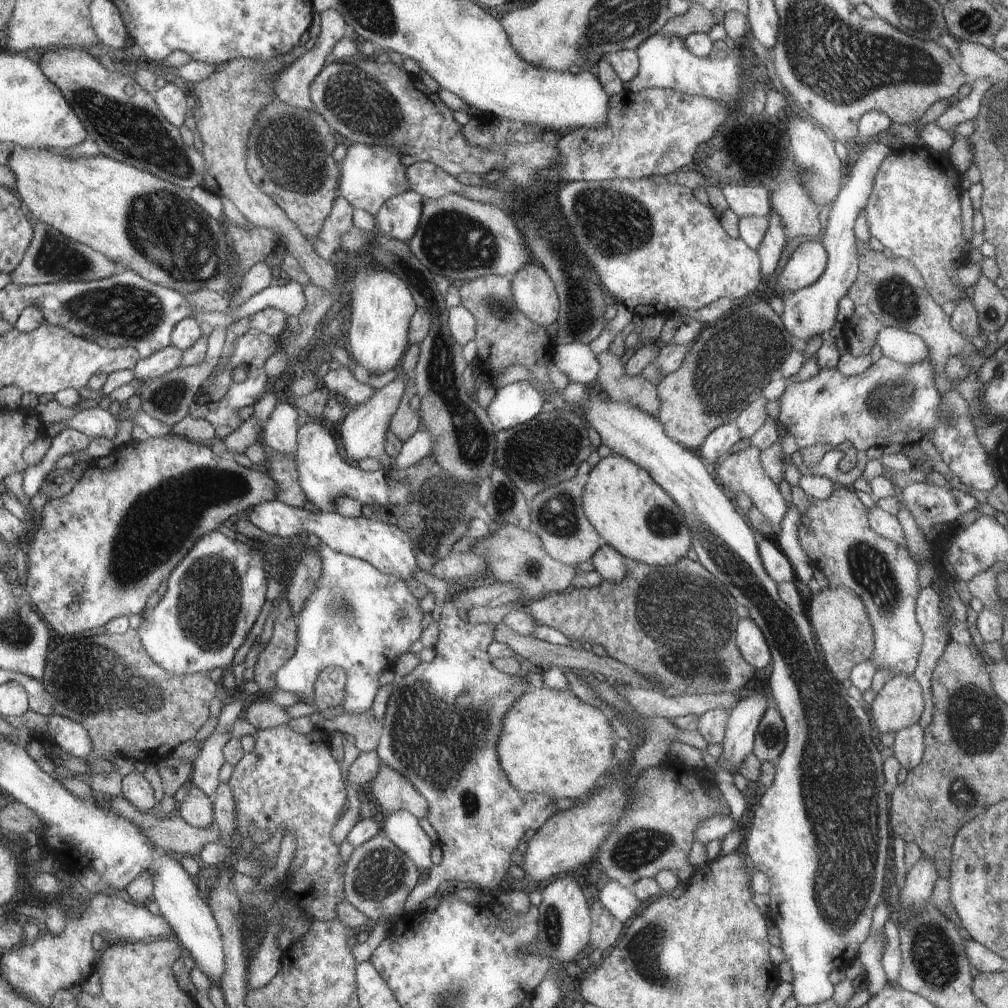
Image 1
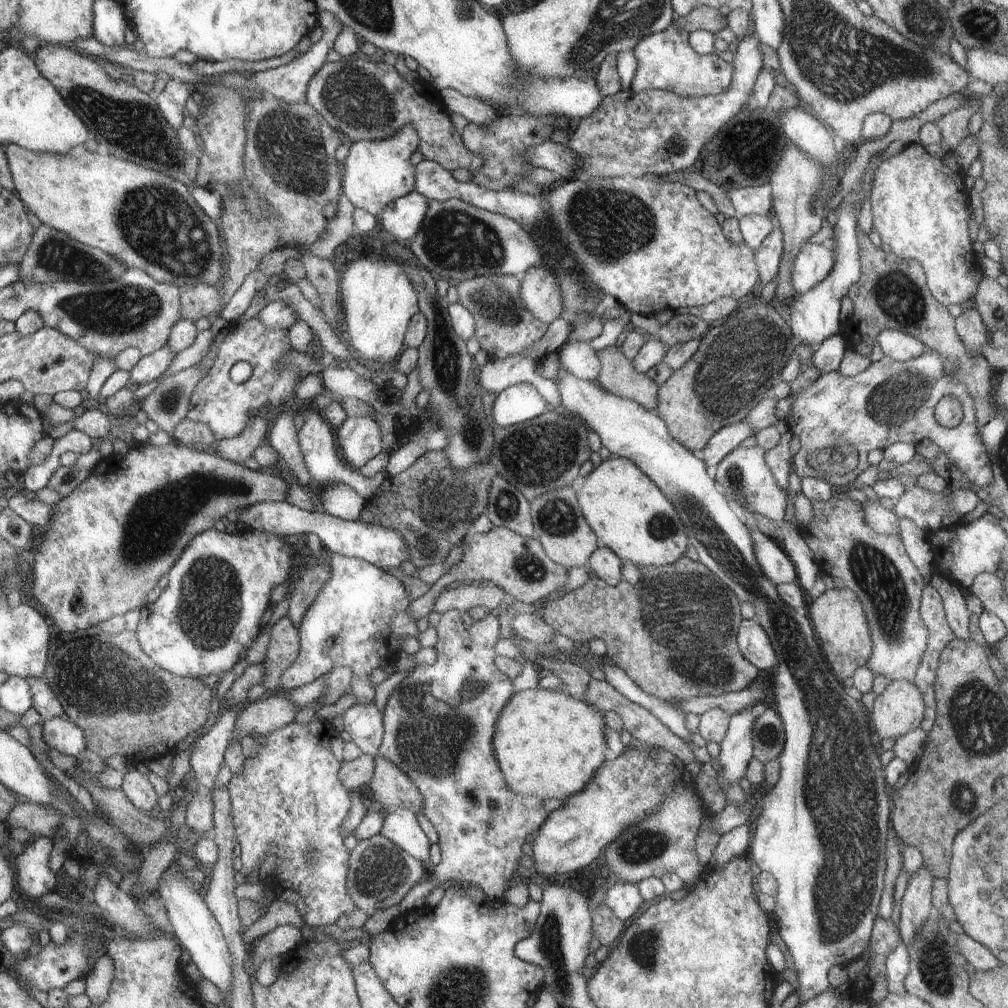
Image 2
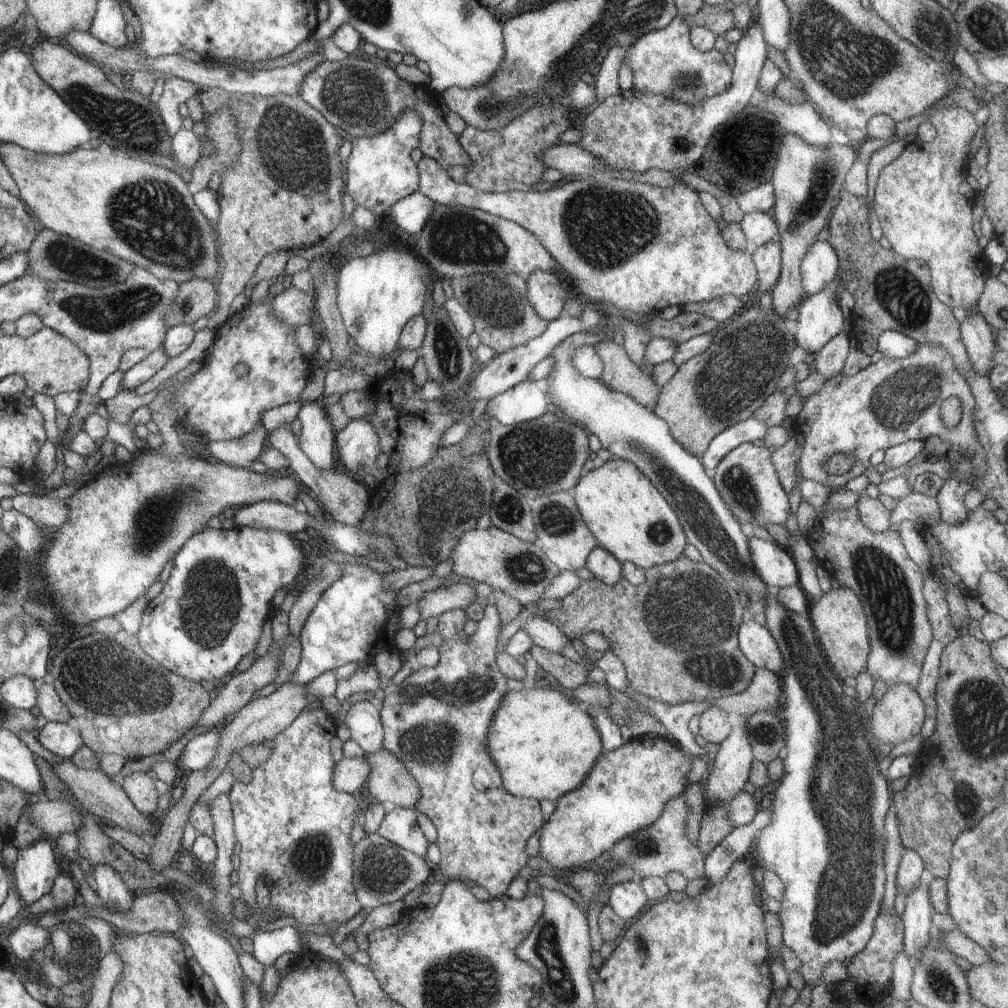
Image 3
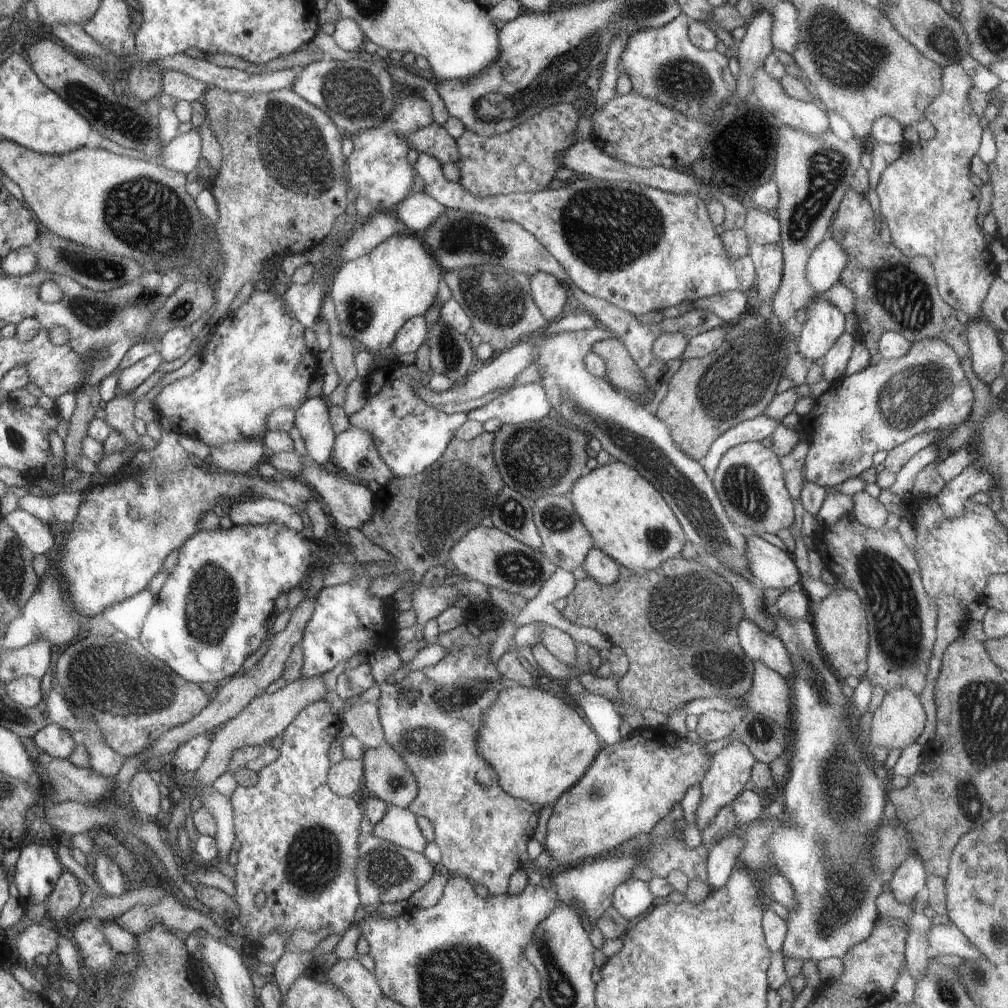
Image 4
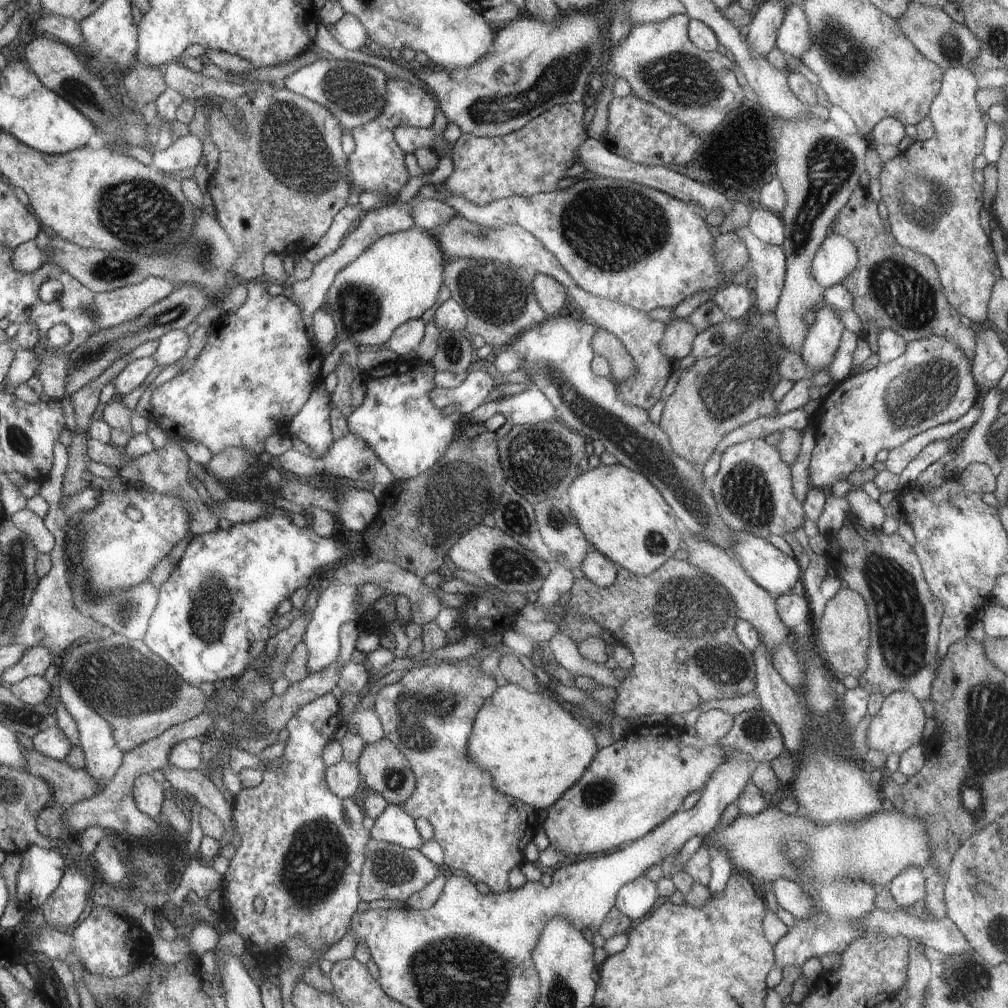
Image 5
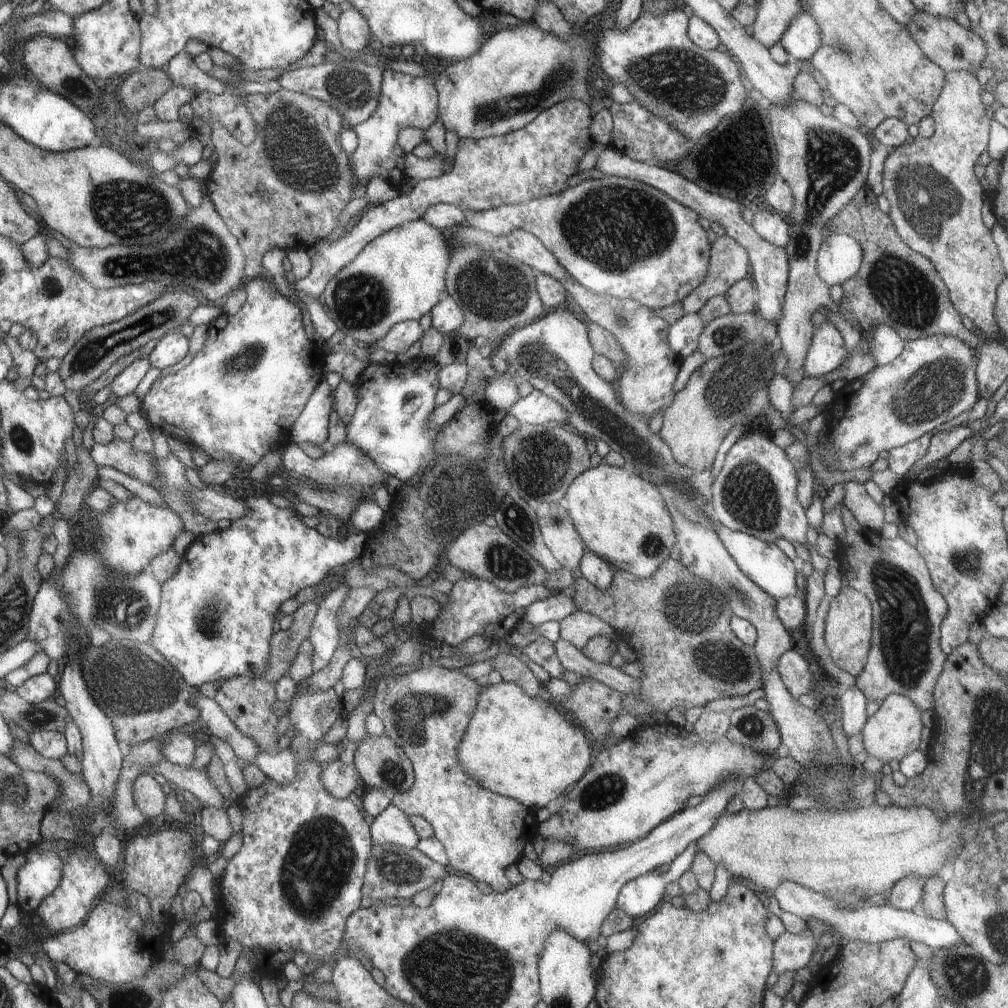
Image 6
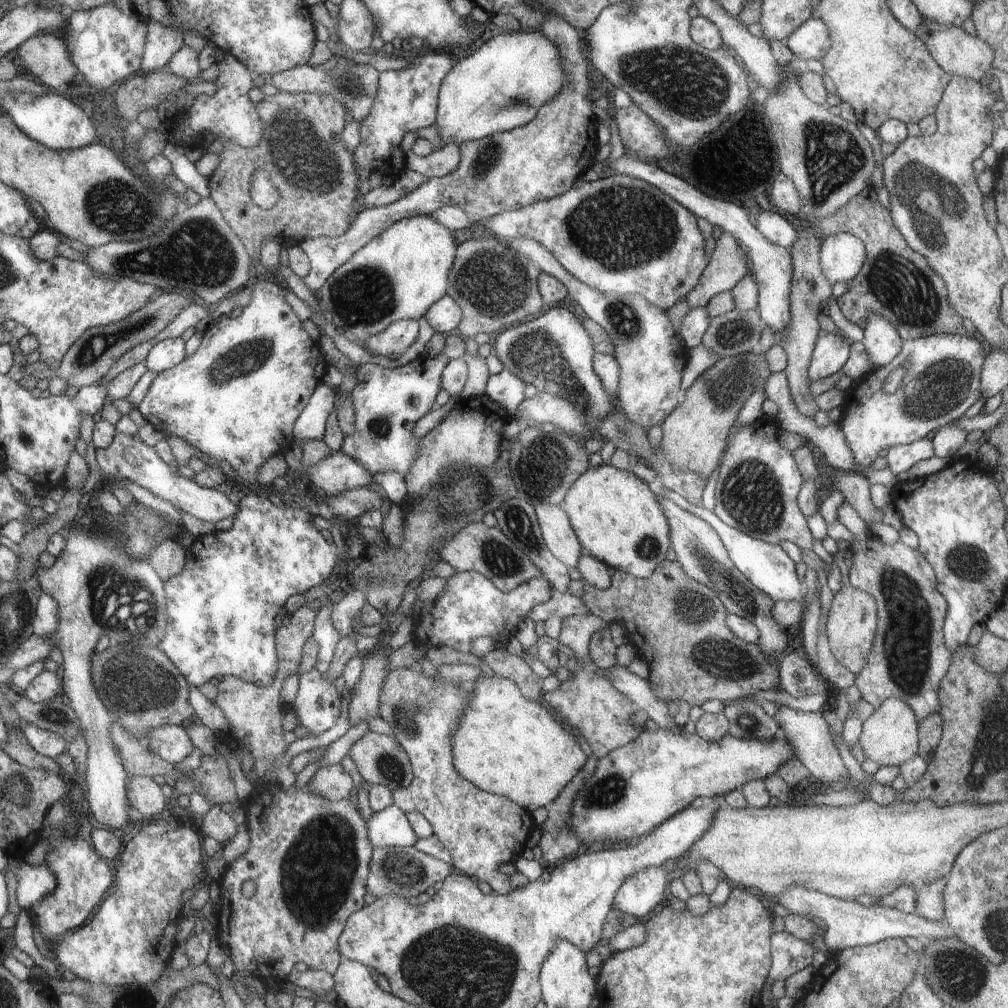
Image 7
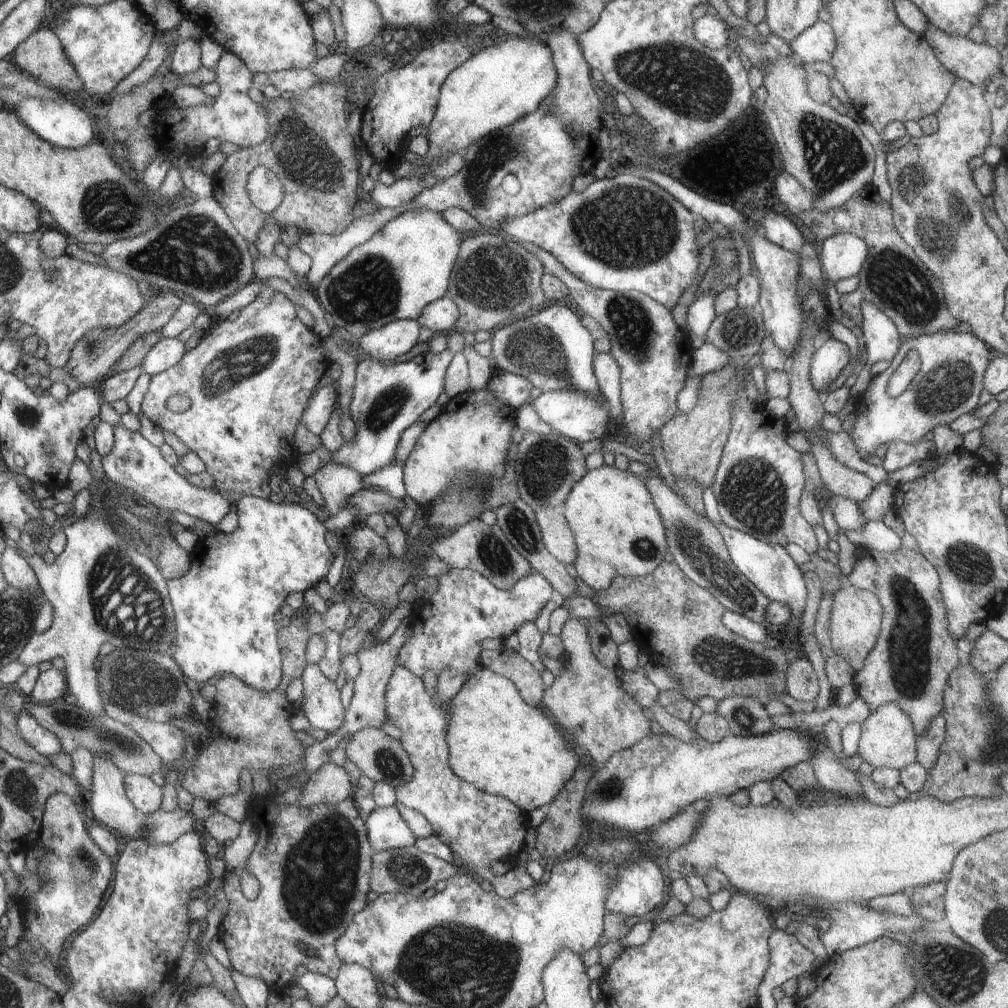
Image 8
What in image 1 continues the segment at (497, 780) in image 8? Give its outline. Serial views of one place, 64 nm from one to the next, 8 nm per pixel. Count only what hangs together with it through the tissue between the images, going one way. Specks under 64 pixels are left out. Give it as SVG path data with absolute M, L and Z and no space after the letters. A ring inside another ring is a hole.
M536 687L526 691L504 716L498 740L499 761L510 784L520 792L542 793L554 799L588 796L613 768L614 730L600 709L595 705L584 704L570 690Z

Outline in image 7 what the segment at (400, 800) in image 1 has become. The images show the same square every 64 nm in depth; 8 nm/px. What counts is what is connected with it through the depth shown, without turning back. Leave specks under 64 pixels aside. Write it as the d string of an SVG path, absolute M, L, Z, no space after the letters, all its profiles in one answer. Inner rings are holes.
M368 730L351 746L349 754L363 780L370 782L371 785L384 785L393 791L406 788L414 782L414 769L411 767L410 757L394 736Z

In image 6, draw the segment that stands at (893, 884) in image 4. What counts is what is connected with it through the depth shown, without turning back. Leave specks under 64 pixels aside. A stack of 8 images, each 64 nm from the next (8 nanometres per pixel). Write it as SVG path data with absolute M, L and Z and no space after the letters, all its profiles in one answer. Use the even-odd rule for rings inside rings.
M904 876L903 880L898 880L892 886L887 905L896 909L914 912L917 916L923 917L923 887L923 881L918 876Z

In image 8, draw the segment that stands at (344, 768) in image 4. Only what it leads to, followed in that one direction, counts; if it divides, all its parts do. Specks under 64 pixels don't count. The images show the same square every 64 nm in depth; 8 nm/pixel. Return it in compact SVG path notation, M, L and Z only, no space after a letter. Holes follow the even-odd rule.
M328 762L308 775L308 782L301 788L297 800L303 809L309 809L320 803L328 805L341 803L350 797L351 780L344 767Z

